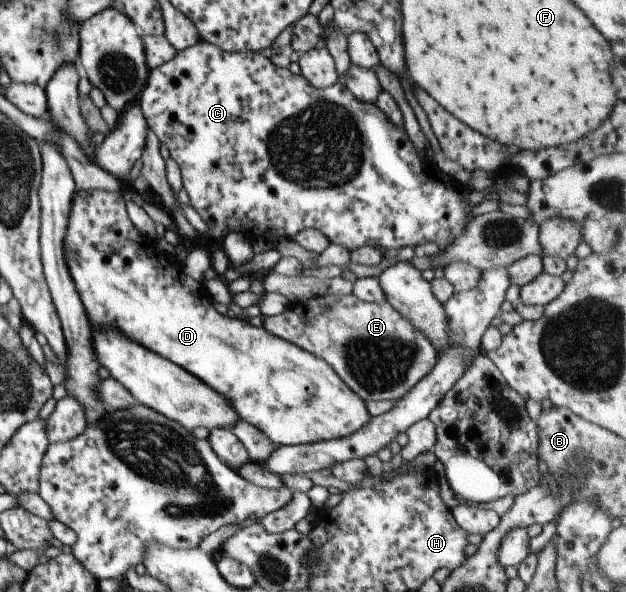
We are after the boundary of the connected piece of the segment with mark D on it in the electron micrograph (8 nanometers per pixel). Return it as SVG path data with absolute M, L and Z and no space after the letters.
M77 189L75 194L73 194L71 212L69 212L69 220L67 220L67 232L65 232L65 238L63 238L65 262L67 262L67 268L69 268L69 274L73 278L75 290L77 290L77 294L79 294L79 298L81 298L81 302L86 308L87 318L93 329L99 332L101 328L107 326L107 328L113 328L113 332L118 330L123 336L127 336L130 341L135 341L137 344L141 344L143 348L147 348L147 350L151 350L151 352L155 352L155 354L159 354L159 356L178 364L181 368L187 370L189 374L199 378L203 384L213 388L215 392L219 392L233 406L233 410L239 414L239 418L249 422L249 424L253 424L253 426L257 427L257 430L261 430L277 447L315 444L345 438L350 434L356 433L371 420L372 416L367 410L366 402L358 394L355 394L322 358L278 336L269 334L263 327L252 326L245 319L233 319L228 315L222 315L217 312L213 307L213 301L209 300L203 282L197 282L191 276L185 274L184 264L177 259L176 254L165 254L159 251L155 239L143 236L137 230L137 227L129 218L126 201L127 199L122 194L102 190Z

